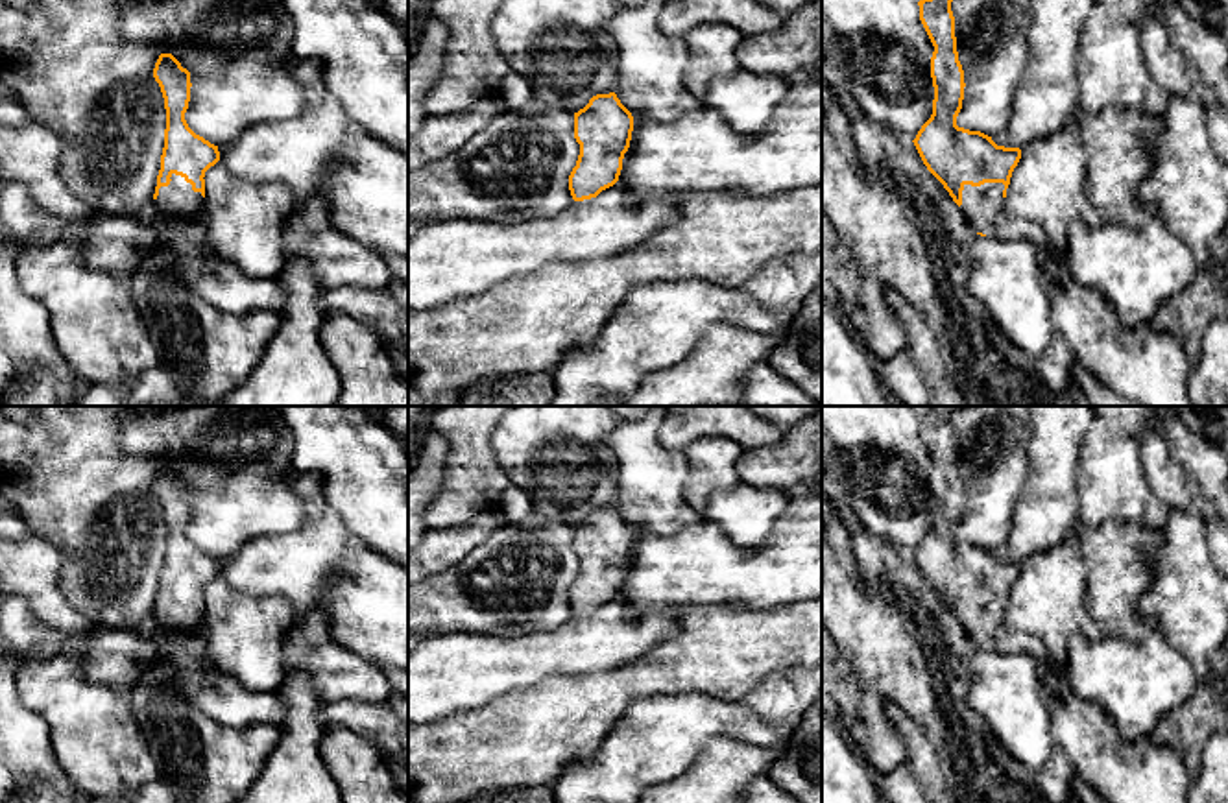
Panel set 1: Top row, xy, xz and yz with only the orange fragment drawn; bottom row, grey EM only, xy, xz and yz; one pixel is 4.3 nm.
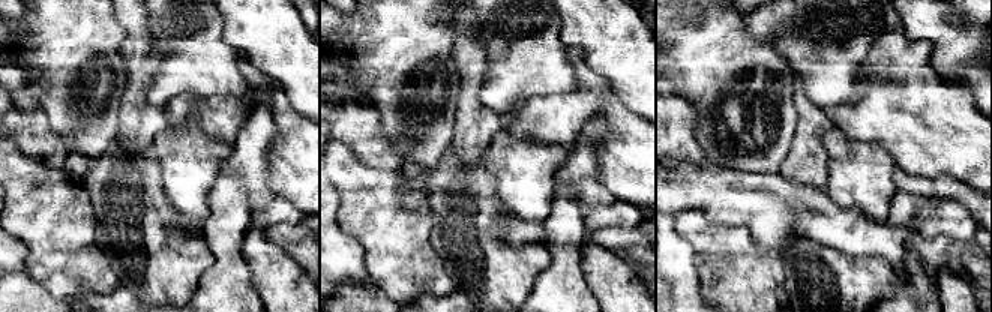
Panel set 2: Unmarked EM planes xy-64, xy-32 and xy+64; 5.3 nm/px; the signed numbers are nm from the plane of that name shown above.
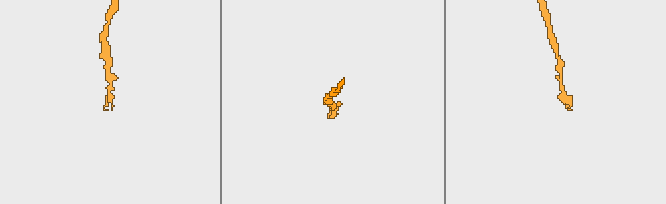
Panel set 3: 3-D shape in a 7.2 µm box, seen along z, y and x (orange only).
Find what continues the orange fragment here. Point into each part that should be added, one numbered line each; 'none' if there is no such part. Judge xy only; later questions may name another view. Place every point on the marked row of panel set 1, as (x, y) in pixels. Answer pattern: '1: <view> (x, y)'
1: xy (178, 198)

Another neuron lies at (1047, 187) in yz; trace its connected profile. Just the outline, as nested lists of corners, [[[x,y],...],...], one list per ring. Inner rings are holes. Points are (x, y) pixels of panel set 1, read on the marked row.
[[[1060,127],[1021,150],[1005,198],[1012,220],[1036,223],[1058,251],[1071,244],[1075,222],[1099,223],[1101,214],[1086,192],[1088,151],[1078,135]]]

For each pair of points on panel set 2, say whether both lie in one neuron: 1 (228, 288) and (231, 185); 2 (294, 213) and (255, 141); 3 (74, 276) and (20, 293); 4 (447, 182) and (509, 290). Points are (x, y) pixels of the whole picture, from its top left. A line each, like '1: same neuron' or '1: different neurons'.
1: same neuron
2: same neuron
3: different neurons
4: same neuron

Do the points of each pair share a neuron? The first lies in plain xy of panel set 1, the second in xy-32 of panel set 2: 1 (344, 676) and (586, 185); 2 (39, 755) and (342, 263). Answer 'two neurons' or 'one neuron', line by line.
1: one neuron
2: one neuron

